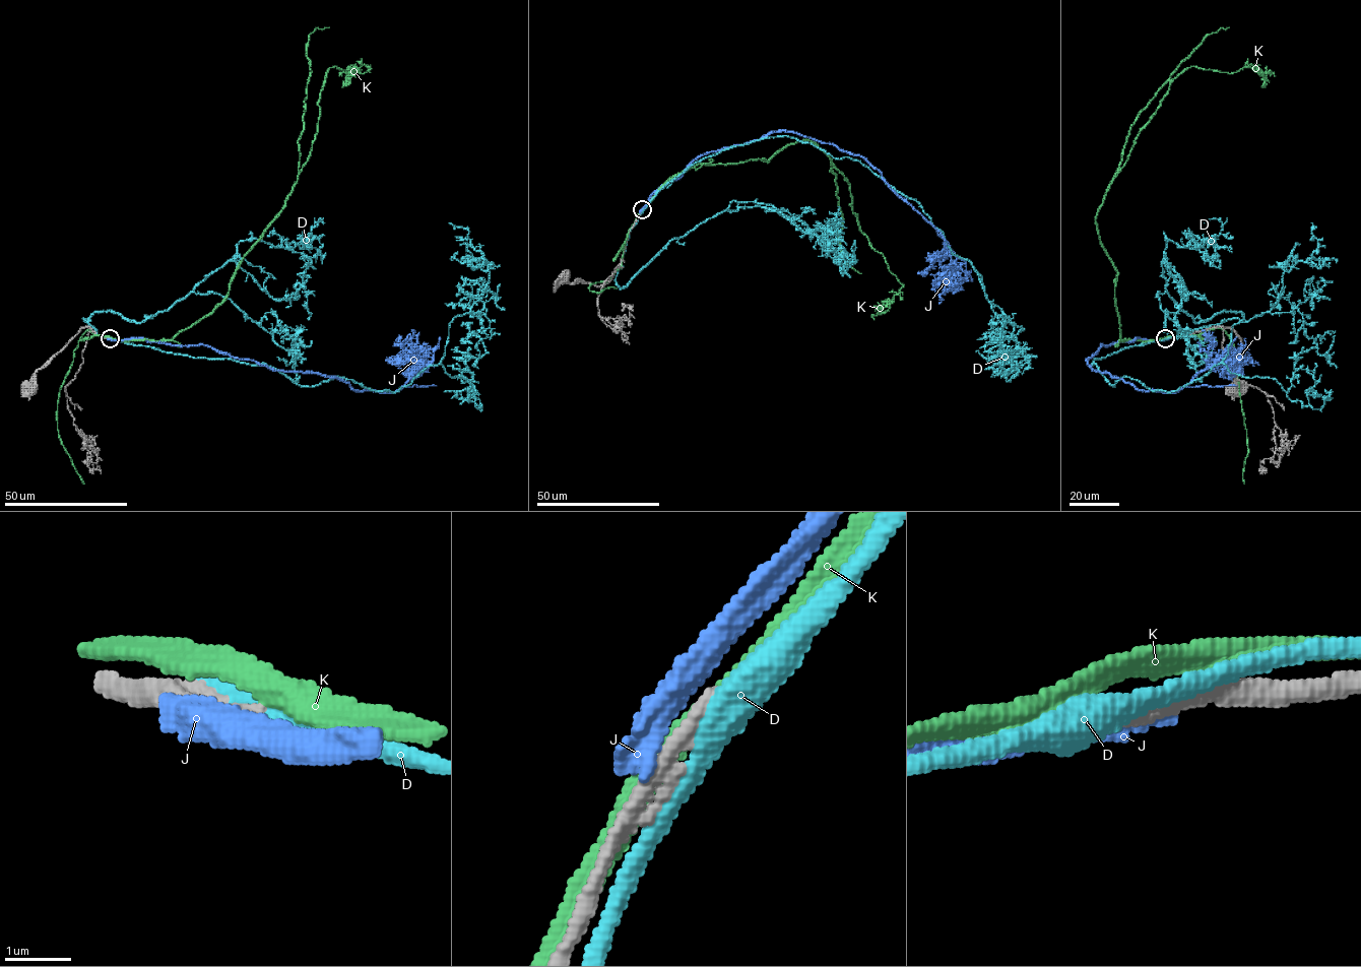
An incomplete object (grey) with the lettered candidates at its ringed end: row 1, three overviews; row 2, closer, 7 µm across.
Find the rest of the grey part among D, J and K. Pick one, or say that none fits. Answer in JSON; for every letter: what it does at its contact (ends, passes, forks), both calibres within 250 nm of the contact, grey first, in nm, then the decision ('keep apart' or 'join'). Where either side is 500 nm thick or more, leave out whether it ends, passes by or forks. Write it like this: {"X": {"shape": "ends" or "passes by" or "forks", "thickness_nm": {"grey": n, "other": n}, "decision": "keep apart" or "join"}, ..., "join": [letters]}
{"D": {"shape": "passes by", "thickness_nm": {"grey": 340, "other": 360}, "decision": "keep apart"}, "J": {"thickness_nm": {"grey": 340, "other": 550}, "decision": "keep apart"}, "K": {"shape": "passes by", "thickness_nm": {"grey": 240, "other": 320}, "decision": "keep apart"}, "join": []}

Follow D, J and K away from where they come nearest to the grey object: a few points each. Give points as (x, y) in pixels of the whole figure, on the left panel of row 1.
D: (109, 338), (264, 364), (302, 386), (397, 391), (438, 365), (489, 278), (449, 222)
J: (108, 338), (207, 344), (395, 392), (432, 360), (408, 356), (411, 330)
K: (110, 338), (172, 339), (222, 301), (307, 160), (326, 72), (371, 68), (362, 64), (354, 75), (341, 75)

